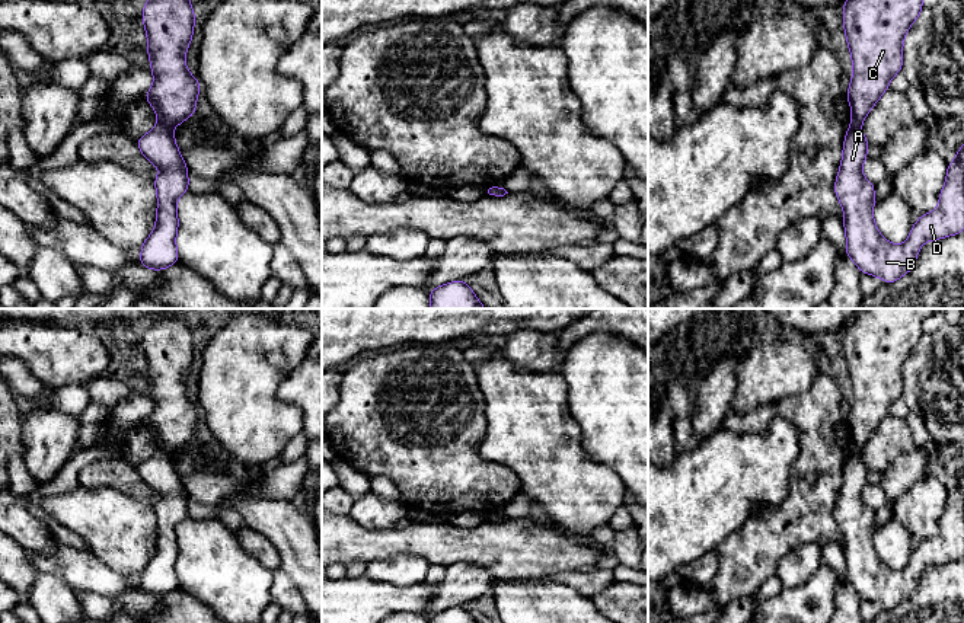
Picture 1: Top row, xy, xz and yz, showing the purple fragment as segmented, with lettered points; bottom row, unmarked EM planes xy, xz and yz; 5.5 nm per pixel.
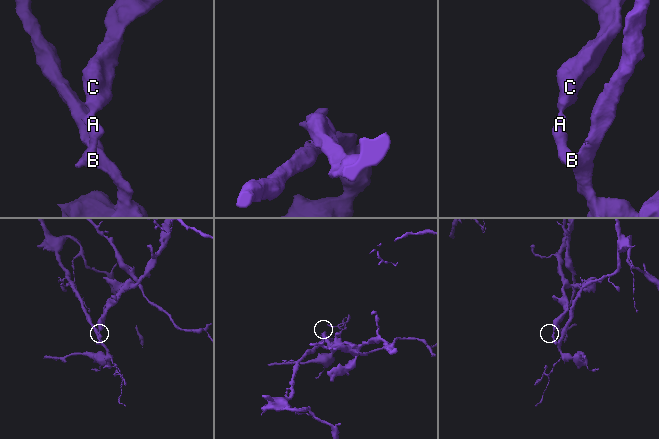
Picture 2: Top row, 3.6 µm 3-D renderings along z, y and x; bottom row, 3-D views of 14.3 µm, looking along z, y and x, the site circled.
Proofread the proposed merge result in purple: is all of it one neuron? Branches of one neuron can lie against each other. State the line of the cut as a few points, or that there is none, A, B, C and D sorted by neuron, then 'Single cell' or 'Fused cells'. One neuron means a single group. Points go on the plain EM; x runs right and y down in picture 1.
Split along xy (159, 444), (171, 453). Groups: A B D / C. Fused cells

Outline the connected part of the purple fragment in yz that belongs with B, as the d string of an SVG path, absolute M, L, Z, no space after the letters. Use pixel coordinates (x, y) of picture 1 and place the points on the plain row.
M852 447L834 508L836 523L845 537L846 581L862 600L880 603L882 608L896 608L912 597L925 568L964 557L964 470L947 493L938 533L919 543L903 571L887 568L872 544L875 511L862 501L868 472L861 450Z

